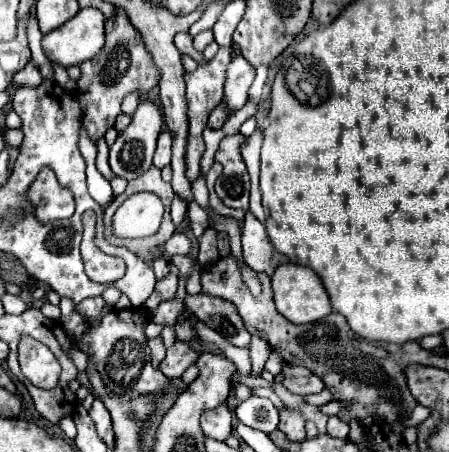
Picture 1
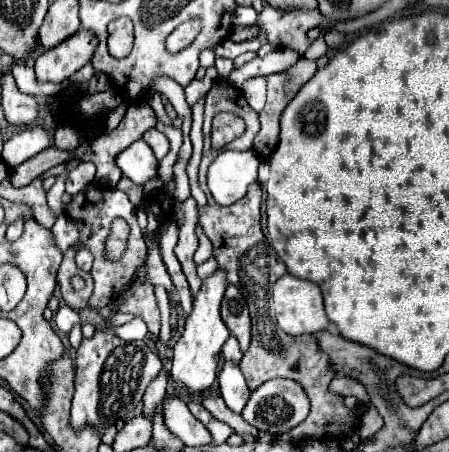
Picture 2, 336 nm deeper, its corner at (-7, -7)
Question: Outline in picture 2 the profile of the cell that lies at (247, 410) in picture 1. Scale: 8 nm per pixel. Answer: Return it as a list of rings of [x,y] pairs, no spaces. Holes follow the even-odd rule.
[[[271,379],[263,383],[259,389],[255,389],[241,413],[241,417],[257,427],[261,433],[273,433],[273,435],[283,435],[297,427],[301,421],[305,421],[309,415],[309,397],[305,395],[303,387],[295,383],[293,379]]]

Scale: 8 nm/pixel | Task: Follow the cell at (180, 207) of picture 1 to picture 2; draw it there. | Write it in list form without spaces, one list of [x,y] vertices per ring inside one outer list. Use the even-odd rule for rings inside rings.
[[[163,369],[159,373],[159,377],[145,391],[145,397],[143,397],[143,417],[153,417],[155,405],[159,405],[159,401],[163,399],[165,393],[167,393],[167,371]]]

